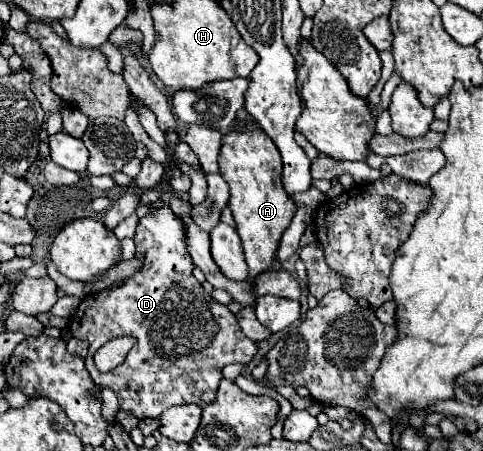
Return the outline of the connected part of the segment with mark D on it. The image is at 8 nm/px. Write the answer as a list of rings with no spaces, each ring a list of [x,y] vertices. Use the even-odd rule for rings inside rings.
[[[167,203],[139,219],[133,239],[137,245],[137,255],[143,255],[141,269],[135,271],[131,277],[123,279],[121,285],[115,289],[103,289],[99,293],[85,295],[77,313],[69,321],[69,333],[75,339],[89,341],[89,355],[85,357],[85,365],[93,381],[97,385],[109,385],[119,397],[119,407],[123,411],[131,411],[137,419],[159,417],[163,409],[171,405],[193,403],[197,407],[207,407],[215,401],[215,391],[221,381],[221,369],[227,363],[247,365],[257,353],[257,345],[243,335],[235,315],[225,305],[217,303],[211,295],[207,295],[203,291],[203,285],[193,277],[195,265],[187,251],[185,223],[181,215],[177,215]],[[121,335],[133,335],[137,343],[117,369],[109,373],[99,373],[93,363],[93,353],[107,341]]]

